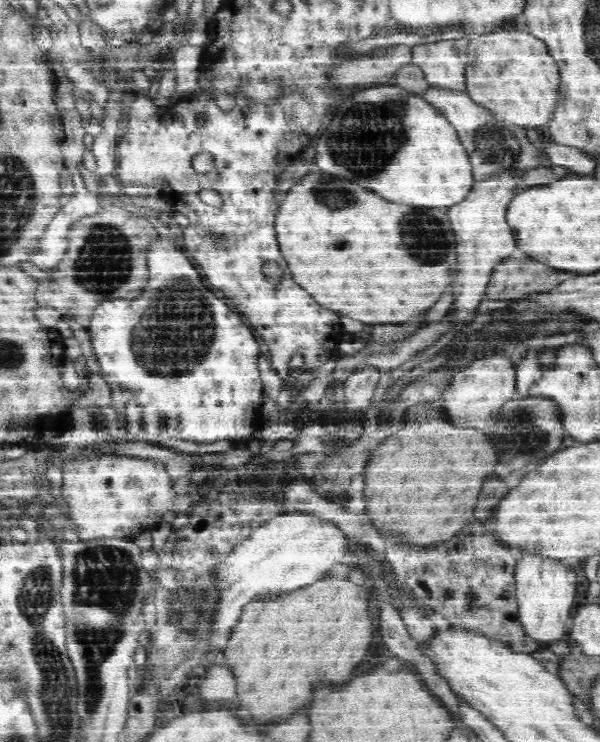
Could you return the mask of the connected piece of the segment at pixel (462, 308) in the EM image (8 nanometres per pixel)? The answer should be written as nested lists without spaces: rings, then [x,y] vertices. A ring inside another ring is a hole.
[[[498,175],[491,176],[484,182],[476,182],[470,191],[470,196],[462,204],[456,204],[450,208],[448,216],[456,234],[456,280],[452,282],[452,306],[448,316],[443,320],[444,333],[452,331],[456,326],[462,326],[464,322],[472,320],[476,316],[476,310],[486,294],[490,276],[494,268],[500,264],[500,260],[512,256],[512,258],[530,258],[528,254],[518,250],[518,244],[514,240],[513,228],[510,228],[507,220],[507,207],[513,199],[512,188],[520,180],[520,175]],[[462,234],[470,240],[462,240]]]

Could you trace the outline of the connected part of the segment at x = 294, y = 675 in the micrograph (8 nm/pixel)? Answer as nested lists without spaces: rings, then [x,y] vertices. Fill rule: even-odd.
[[[328,576],[306,588],[246,604],[230,636],[226,662],[238,678],[238,698],[258,722],[286,718],[304,706],[318,680],[348,678],[374,638],[372,588]]]

